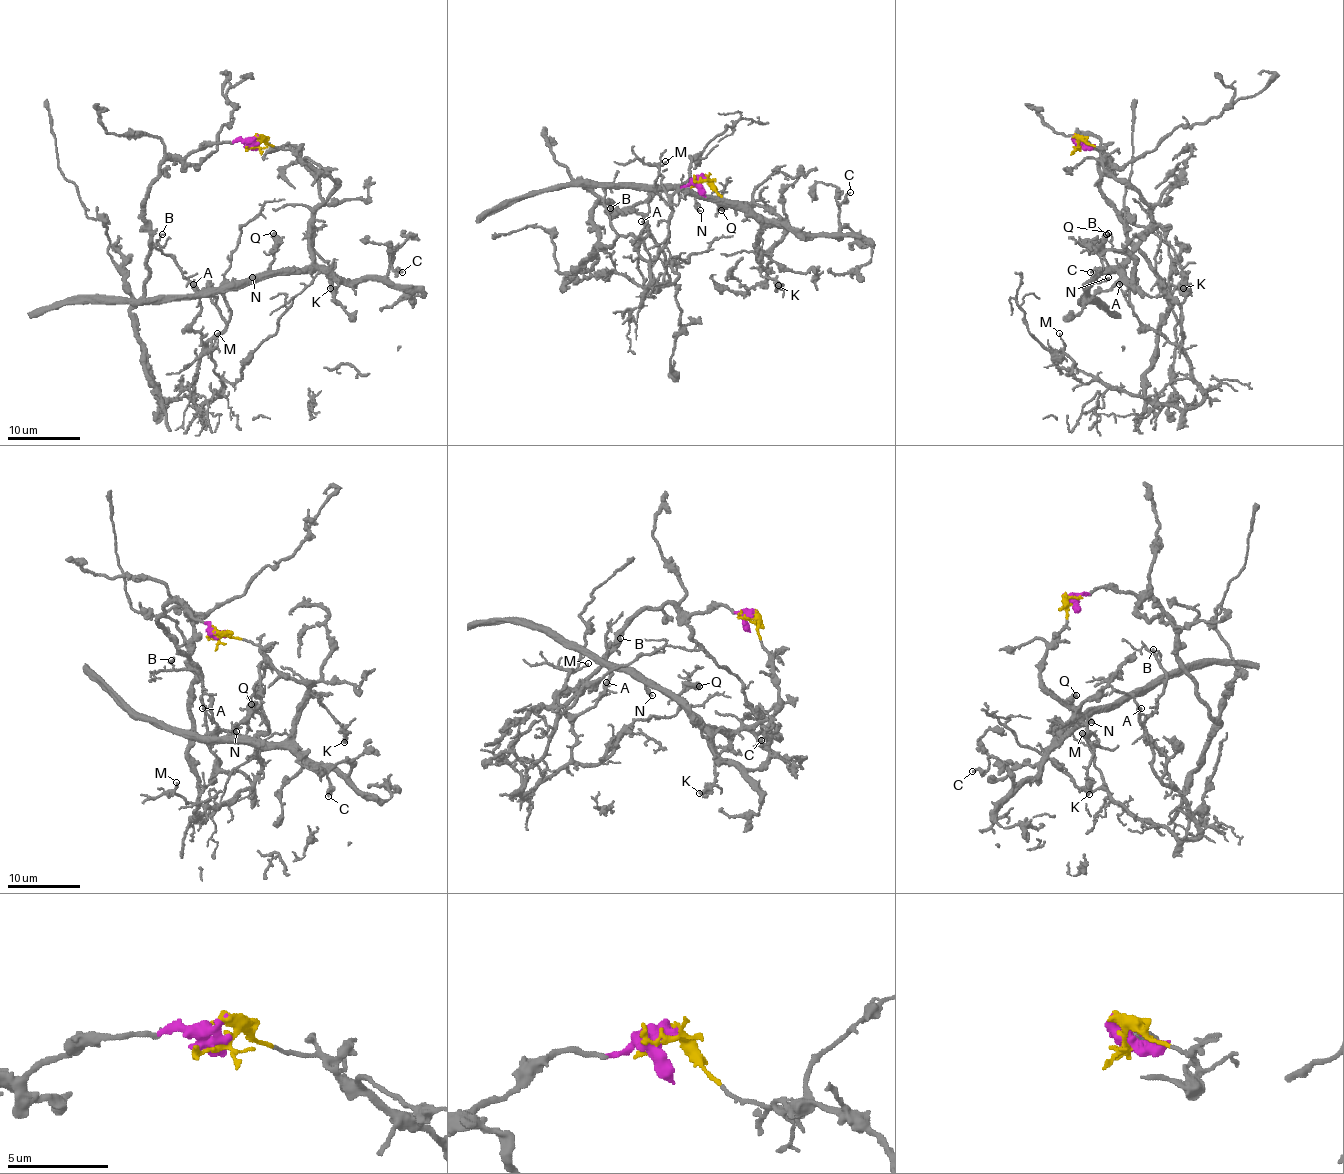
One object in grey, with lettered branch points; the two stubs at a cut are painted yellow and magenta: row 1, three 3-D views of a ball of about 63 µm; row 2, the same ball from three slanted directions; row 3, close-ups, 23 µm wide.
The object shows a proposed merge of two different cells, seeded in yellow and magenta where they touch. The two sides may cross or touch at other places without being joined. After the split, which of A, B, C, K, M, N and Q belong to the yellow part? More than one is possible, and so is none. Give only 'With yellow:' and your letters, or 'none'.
With yellow: C, K, N, Q

